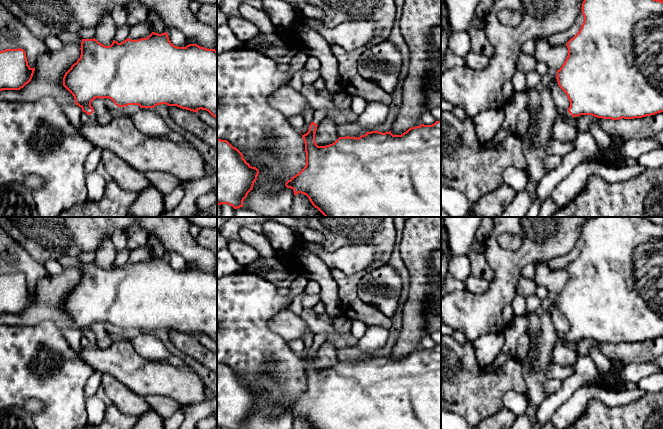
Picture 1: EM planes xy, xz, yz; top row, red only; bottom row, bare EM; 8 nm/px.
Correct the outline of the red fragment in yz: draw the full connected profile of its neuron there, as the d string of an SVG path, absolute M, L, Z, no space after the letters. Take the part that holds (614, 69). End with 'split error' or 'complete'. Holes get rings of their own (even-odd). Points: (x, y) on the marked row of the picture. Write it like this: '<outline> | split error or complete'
M584 0L581 9L584 16L583 24L579 32L567 42L568 56L562 67L557 70L558 85L570 101L570 107L560 111L558 116L572 123L572 118L580 115L619 120L642 118L663 112L663 0Z | split error

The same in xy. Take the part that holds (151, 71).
M152 32L148 37L138 40L127 38L121 43L113 40L110 46L99 43L95 38L82 39L80 58L74 63L63 77L63 86L74 96L75 104L82 108L89 118L90 123L96 124L96 113L94 112L91 102L96 98L109 98L116 106L125 107L128 105L138 105L141 108L154 108L157 105L166 104L168 106L177 106L182 109L198 112L200 109L208 111L213 117L217 118L217 51L215 49L207 49L197 44L189 44L186 47L178 47L171 43L167 32L158 34Z | split error

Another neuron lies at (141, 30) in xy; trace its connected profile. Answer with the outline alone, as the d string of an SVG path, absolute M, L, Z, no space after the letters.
M146 21L134 25L129 33L128 38L132 40L138 40L146 38L152 33L149 24Z

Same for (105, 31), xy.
M105 15L96 28L95 39L105 45L110 46L116 33L116 24L110 15Z

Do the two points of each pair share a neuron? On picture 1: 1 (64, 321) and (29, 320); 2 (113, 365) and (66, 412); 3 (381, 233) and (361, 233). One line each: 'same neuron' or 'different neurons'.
1: same neuron
2: different neurons
3: same neuron

